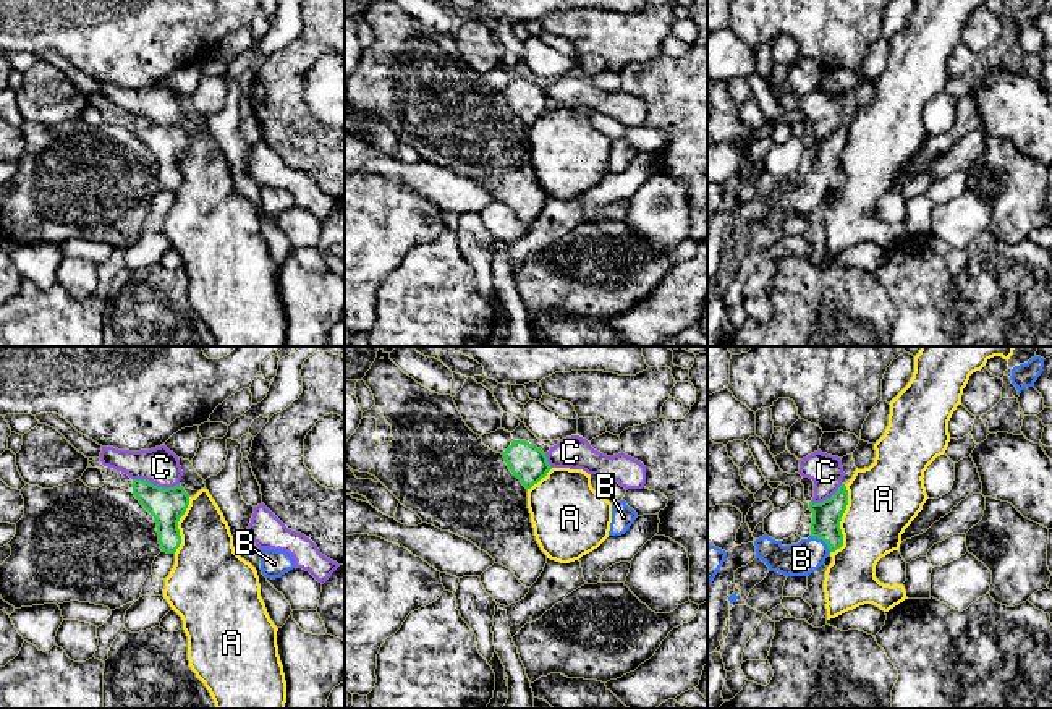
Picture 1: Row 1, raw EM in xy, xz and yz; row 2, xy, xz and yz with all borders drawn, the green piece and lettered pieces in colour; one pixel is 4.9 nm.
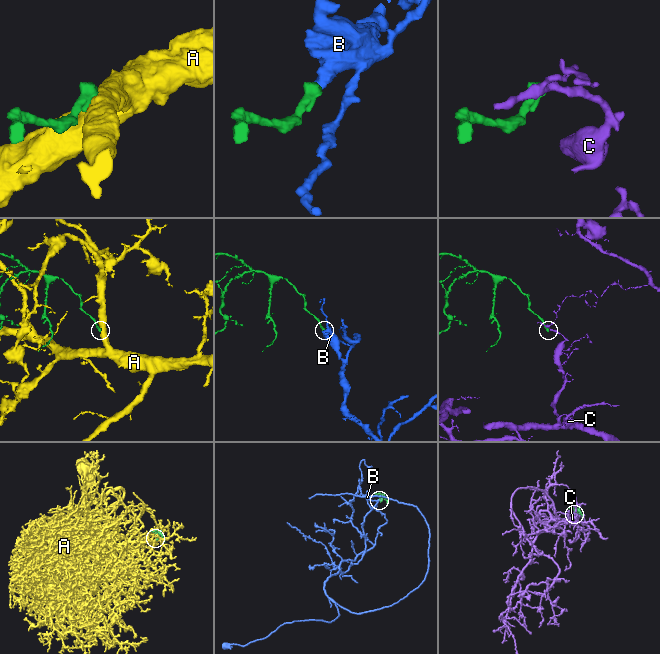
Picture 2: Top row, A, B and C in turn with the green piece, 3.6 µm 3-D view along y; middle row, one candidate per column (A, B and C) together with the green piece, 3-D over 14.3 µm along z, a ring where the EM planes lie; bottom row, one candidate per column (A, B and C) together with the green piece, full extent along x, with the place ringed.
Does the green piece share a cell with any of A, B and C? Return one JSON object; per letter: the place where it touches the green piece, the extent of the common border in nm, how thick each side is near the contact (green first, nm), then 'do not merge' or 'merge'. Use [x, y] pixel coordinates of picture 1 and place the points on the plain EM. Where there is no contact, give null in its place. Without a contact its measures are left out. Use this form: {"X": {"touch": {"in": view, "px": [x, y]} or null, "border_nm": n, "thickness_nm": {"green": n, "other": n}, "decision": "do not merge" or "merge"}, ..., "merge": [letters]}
{"A": {"touch": {"in": "yz", "px": [840, 157]}, "border_nm": 360, "thickness_nm": {"green": 140, "other": 360}, "decision": "do not merge"}, "B": {"touch": {"in": "yz", "px": [821, 175]}, "border_nm": 130, "thickness_nm": {"green": 140, "other": 170}, "decision": "merge"}, "C": {"touch": {"in": "xy", "px": [156, 123]}, "border_nm": 240, "thickness_nm": {"green": 180, "other": 190}, "decision": "do not merge"}, "merge": ["B"]}

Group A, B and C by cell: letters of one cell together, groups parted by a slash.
A / B / C

